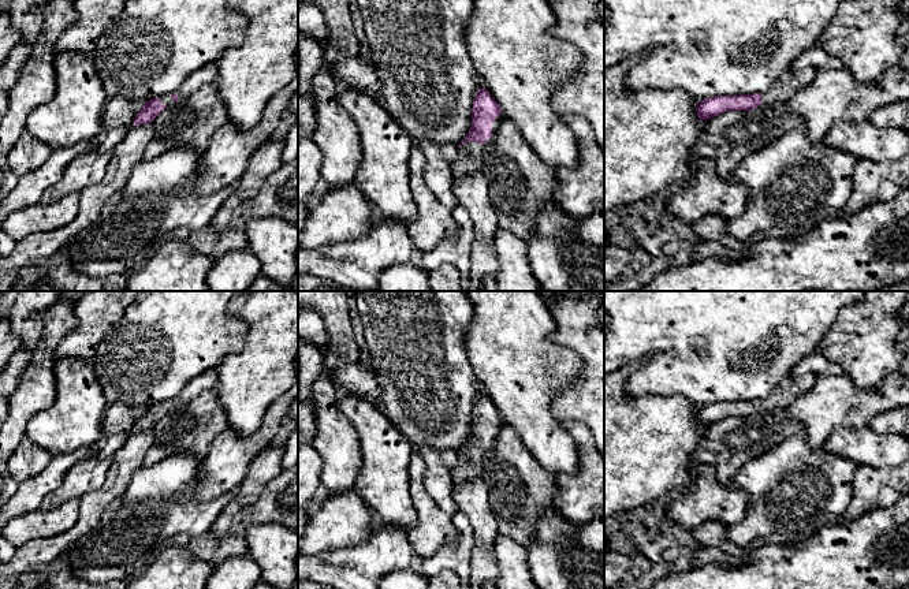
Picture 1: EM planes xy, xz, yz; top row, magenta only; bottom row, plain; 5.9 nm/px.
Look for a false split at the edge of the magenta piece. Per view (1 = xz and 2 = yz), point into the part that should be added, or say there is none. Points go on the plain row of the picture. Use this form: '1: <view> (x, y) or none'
1: xz (470, 461)
2: yz (793, 386)

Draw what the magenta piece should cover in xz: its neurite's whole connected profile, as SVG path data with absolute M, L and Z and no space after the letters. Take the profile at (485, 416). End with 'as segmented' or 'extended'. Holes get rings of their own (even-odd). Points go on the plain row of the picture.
M481 394L473 407L470 437L457 454L458 462L452 470L454 485L461 487L480 478L484 459L492 451L502 425L502 414L489 398Z; extended

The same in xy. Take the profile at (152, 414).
M212 368L189 381L189 384L174 399L154 403L145 409L139 420L135 422L133 432L152 429L154 424L167 413L193 400L201 392L215 388L219 376L216 368Z; extended

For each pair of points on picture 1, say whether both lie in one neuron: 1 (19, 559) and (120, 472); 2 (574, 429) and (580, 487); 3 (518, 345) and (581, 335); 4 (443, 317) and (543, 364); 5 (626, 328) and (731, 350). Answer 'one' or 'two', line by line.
1: one
2: one
3: two
4: two
5: one

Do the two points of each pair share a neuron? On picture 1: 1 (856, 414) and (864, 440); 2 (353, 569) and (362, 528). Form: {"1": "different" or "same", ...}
{"1": "different", "2": "different"}

